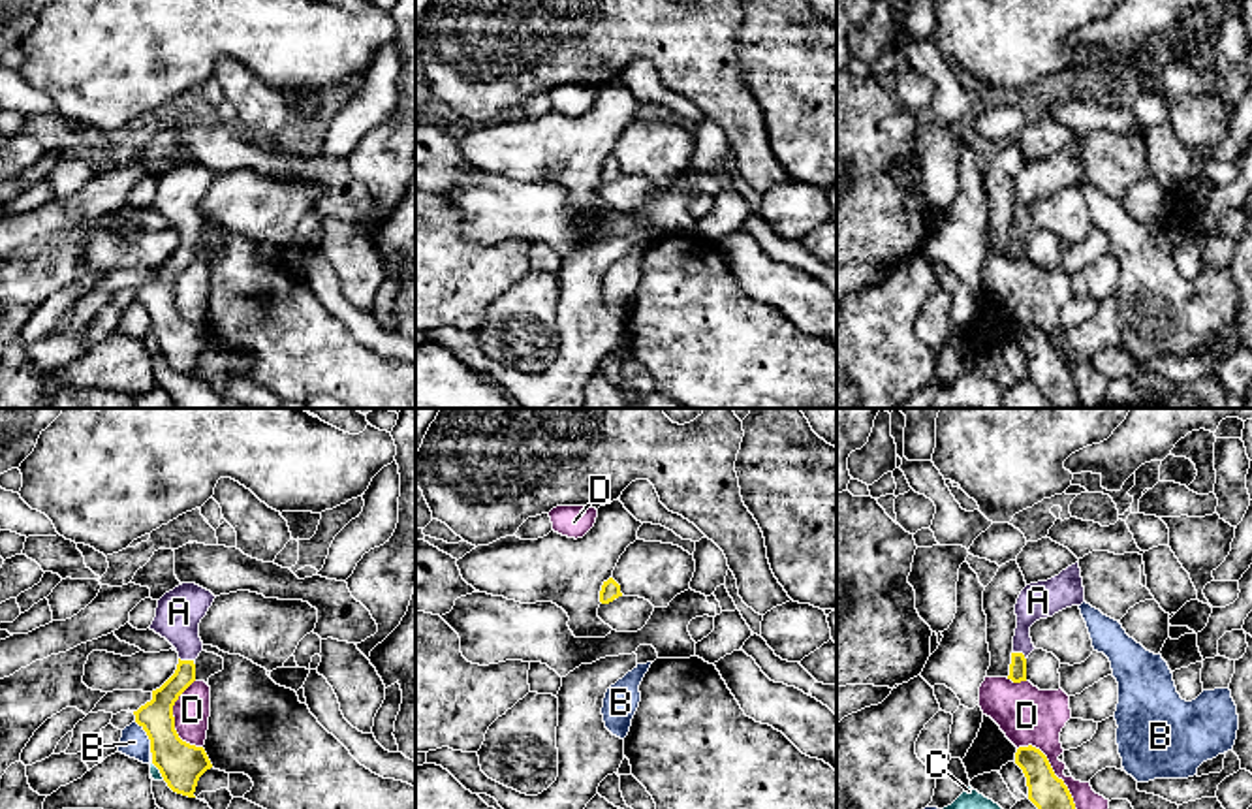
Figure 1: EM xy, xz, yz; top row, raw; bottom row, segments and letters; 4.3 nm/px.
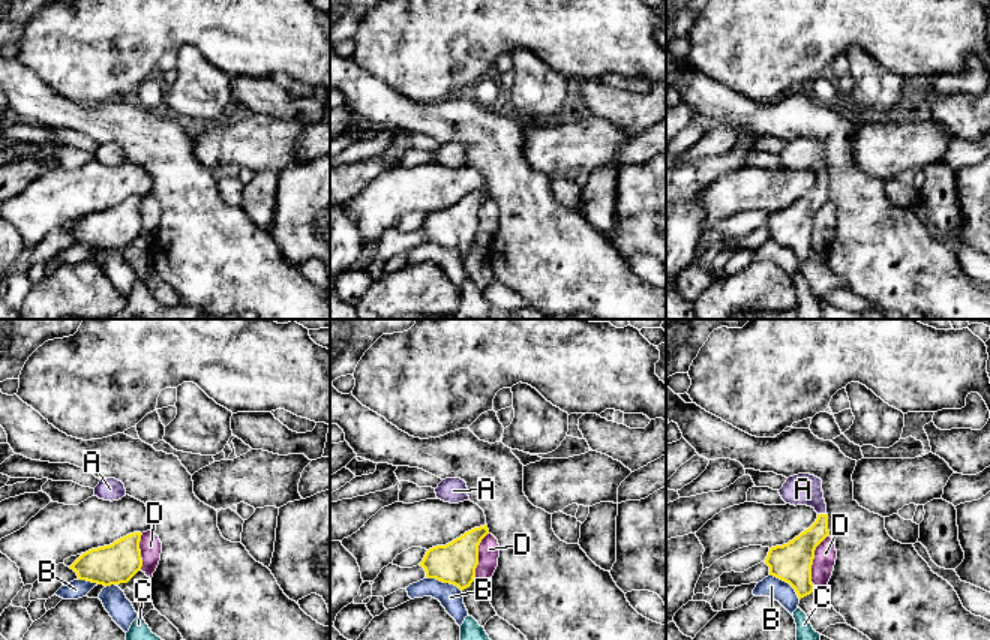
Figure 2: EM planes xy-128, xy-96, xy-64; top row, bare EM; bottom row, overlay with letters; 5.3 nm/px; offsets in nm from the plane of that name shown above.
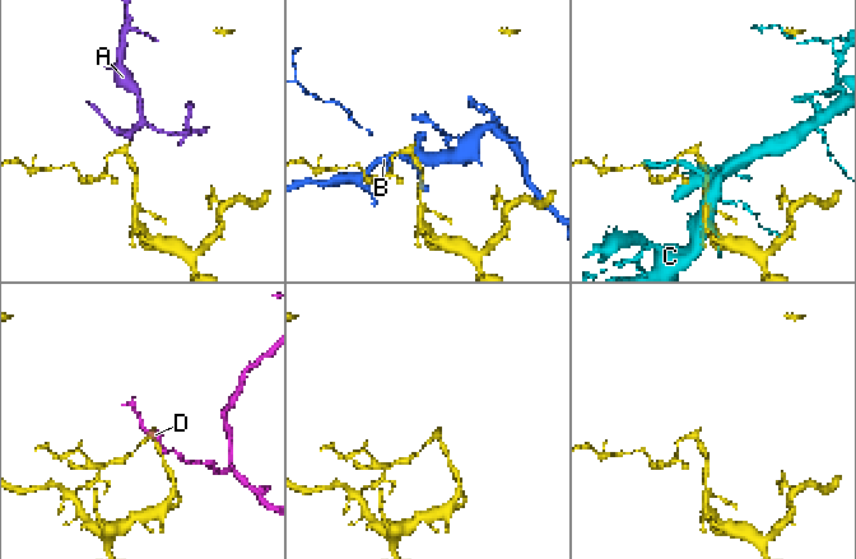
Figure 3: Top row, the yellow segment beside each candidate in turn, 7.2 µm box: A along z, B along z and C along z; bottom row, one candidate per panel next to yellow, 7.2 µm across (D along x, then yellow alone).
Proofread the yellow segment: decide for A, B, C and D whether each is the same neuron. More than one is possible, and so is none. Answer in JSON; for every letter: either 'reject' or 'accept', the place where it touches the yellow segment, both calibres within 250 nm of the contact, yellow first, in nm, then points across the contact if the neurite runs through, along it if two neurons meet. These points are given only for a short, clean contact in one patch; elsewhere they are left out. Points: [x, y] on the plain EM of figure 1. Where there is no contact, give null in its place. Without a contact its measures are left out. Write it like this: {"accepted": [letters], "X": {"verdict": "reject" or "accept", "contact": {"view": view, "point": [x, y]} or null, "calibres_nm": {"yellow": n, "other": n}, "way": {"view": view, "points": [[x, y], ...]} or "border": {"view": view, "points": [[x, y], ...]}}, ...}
{"accepted": ["A"], "A": {"verdict": "accept", "contact": {"view": "xy", "point": [187, 239]}, "calibres_nm": {"yellow": 120, "other": 200}, "way": {"view": "xy", "points": [[158, 290], [185, 254], [187, 239], [179, 190]]}}, "B": {"verdict": "reject", "contact": {"view": "xy", "point": [147, 313]}, "calibres_nm": {"yellow": 190, "other": 120}}, "C": {"verdict": "reject", "contact": {"view": "xy", "point": [158, 347]}, "calibres_nm": {"yellow": 190, "other": 50}}, "D": {"verdict": "reject", "contact": {"view": "yz", "point": [1061, 358]}, "calibres_nm": {"yellow": 160, "other": 190}}}

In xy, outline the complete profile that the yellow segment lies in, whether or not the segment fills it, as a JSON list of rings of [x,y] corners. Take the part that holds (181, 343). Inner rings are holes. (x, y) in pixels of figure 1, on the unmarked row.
[[[182,162],[158,179],[150,209],[165,216],[179,231],[175,252],[141,284],[135,301],[150,318],[152,342],[167,365],[196,376],[199,356],[212,346],[203,325],[182,320],[175,309],[173,284],[196,260],[196,237],[203,230],[199,201],[214,181],[214,173],[196,162]]]

